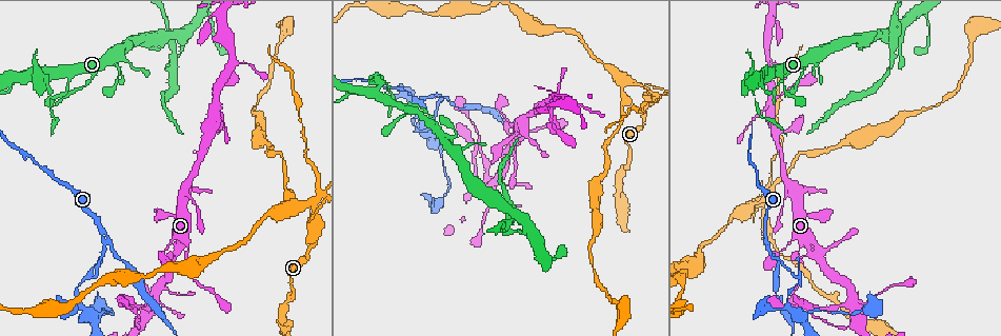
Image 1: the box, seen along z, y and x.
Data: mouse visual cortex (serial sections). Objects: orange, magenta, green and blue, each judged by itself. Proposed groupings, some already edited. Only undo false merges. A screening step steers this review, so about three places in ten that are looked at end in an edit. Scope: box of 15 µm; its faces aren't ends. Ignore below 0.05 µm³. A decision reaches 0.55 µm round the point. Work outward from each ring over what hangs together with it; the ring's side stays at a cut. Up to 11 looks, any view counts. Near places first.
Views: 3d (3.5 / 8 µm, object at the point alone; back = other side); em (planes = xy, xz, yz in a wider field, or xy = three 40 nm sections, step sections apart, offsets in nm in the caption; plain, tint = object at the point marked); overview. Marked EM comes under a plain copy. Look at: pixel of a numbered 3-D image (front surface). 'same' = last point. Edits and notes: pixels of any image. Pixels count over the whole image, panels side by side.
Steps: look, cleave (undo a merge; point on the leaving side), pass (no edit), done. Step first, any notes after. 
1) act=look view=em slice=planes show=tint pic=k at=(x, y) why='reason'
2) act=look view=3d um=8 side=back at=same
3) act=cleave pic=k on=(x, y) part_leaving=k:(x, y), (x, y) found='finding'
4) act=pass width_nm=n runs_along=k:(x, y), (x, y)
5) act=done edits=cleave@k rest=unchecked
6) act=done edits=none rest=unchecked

act=look view=3d um=3.5 pic=1 at=(885, 34)

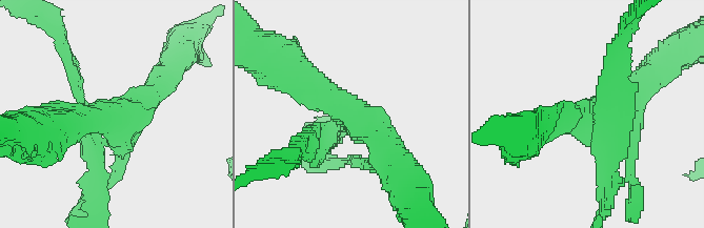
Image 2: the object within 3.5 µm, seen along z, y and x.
act=look view=em slice=xy step=3 show=tint pic=2 at=(351, 112) arms=4 arm_widths_nm=200,200,350,350 why='now the EM'

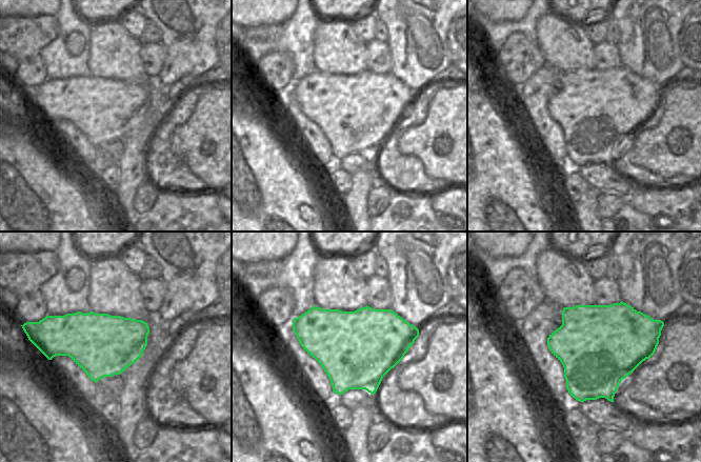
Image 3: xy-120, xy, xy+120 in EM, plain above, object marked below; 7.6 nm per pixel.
act=cleave pic=2 on=(85, 178) part_leaving=2:(102, 141), (93, 147), (102, 219) found='a second cell is stuck on'

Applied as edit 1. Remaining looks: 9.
act=look view=overview why='redraw'

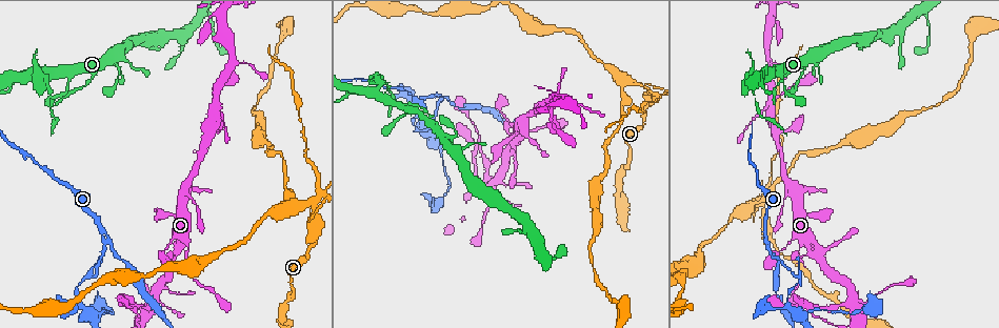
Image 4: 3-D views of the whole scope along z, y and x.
act=look view=3d um=3.5 pic=4 at=(231, 69)

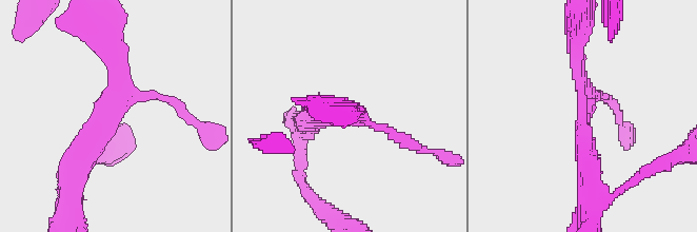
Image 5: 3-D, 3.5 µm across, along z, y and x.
act=look view=em slice=xy step=5 show=tint pic=5 at=(118, 108)

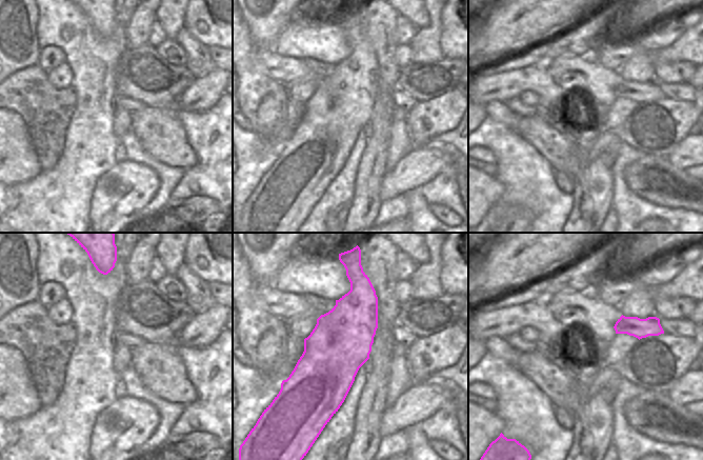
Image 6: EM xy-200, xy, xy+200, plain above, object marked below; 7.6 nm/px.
act=pass runs_along=5:(72, 166), (123, 95), (101, 46) found='continuous, no second cell'

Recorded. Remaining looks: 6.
act=look view=3d um=8 pic=4 at=(312, 206) why='arms part here'

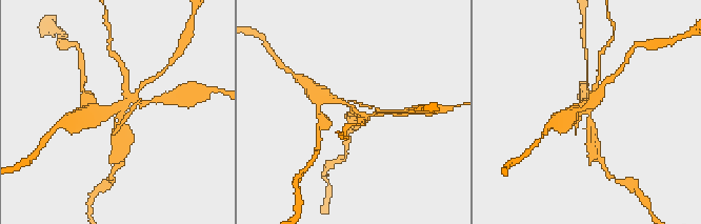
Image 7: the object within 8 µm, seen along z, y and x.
act=look view=em slice=planes show=tint pic=7 at=(591, 116) arms=3 arm_widths_nm=150,200,250 why='need the tissue'

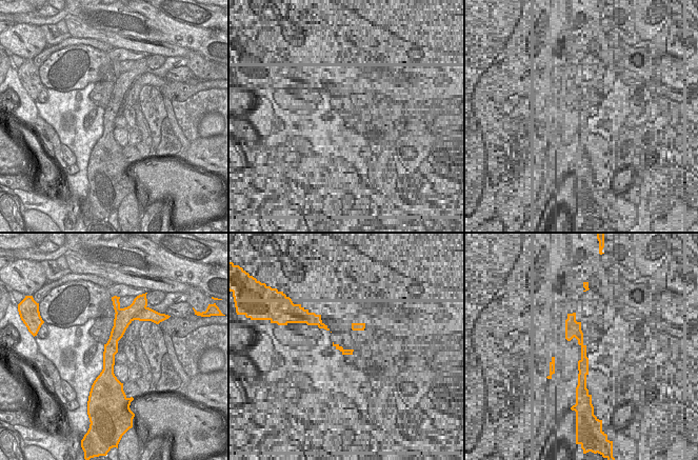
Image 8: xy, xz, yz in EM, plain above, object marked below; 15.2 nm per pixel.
act=cleave pic=7 on=(595, 88) part_leaving=7:(354, 113), (351, 105), (319, 94) found='two cells meet here'

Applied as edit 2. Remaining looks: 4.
act=look view=3d um=8 pic=4 at=(799, 247) why='small branch off a trunk'

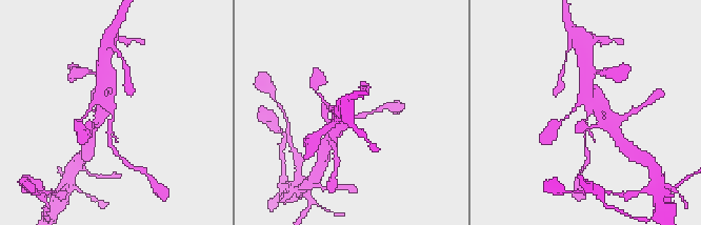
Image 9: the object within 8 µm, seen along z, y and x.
act=look view=em slice=xy step=3 show=tint pic=9 at=(586, 116) why='shape alone is not enough'

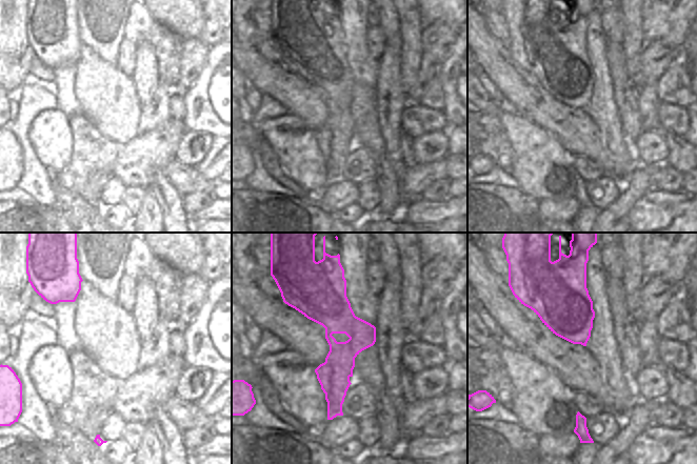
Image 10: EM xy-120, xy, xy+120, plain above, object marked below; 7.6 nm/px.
act=pass runs_along=10:(341, 281), (332, 295), (330, 417) found='continuous, no second cell'

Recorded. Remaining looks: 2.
act=look view=3d um=3.5 pic=4 at=(854, 306) why='sharp bend'

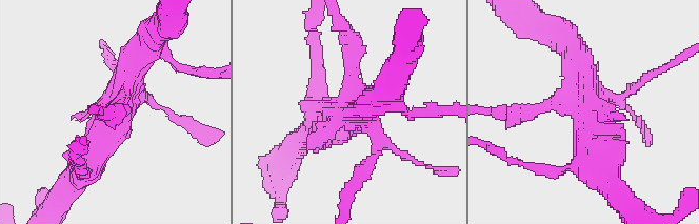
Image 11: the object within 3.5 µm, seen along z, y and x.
act=pass runs_along=11:(142, 54), (87, 166) found='all the same cell'

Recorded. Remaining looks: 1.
act=done edits=cleave@2,cleave@7 rest=unchecked

